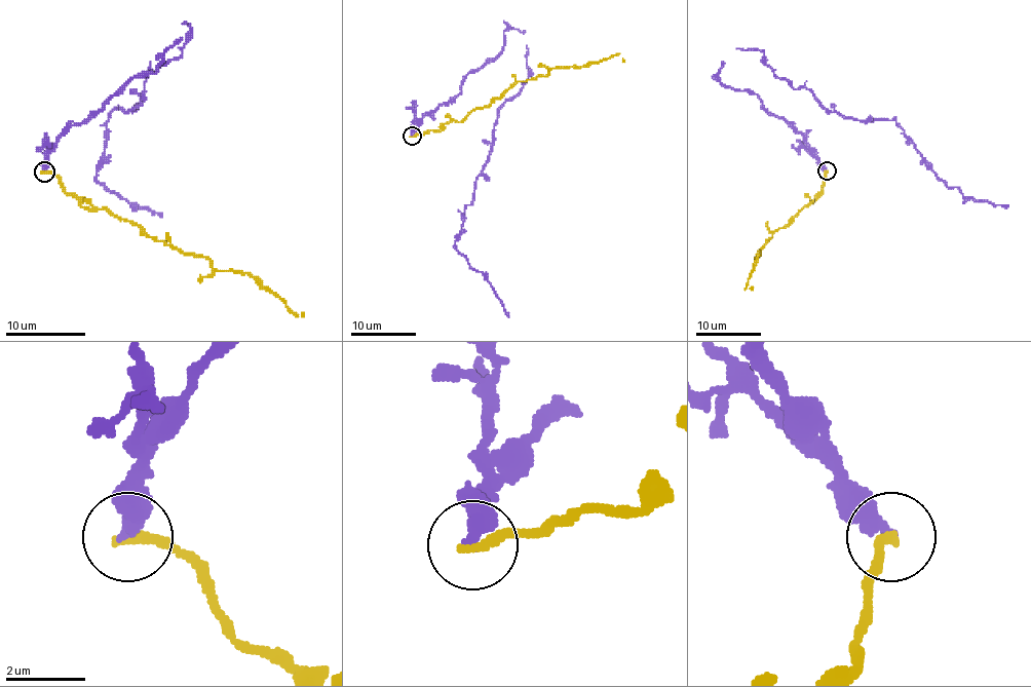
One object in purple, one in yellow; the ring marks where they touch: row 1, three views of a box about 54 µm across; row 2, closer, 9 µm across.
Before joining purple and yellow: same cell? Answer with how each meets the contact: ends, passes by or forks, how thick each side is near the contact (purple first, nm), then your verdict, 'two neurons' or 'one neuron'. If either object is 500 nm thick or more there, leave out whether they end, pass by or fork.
purple ends | yellow ends | 400/260 nm | two neurons

